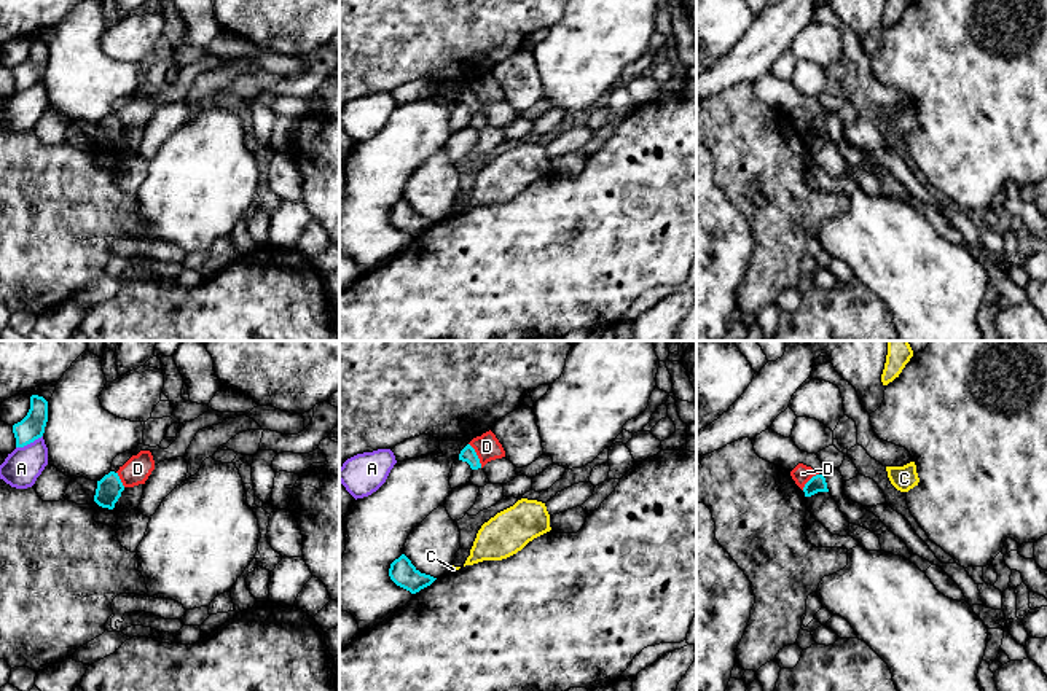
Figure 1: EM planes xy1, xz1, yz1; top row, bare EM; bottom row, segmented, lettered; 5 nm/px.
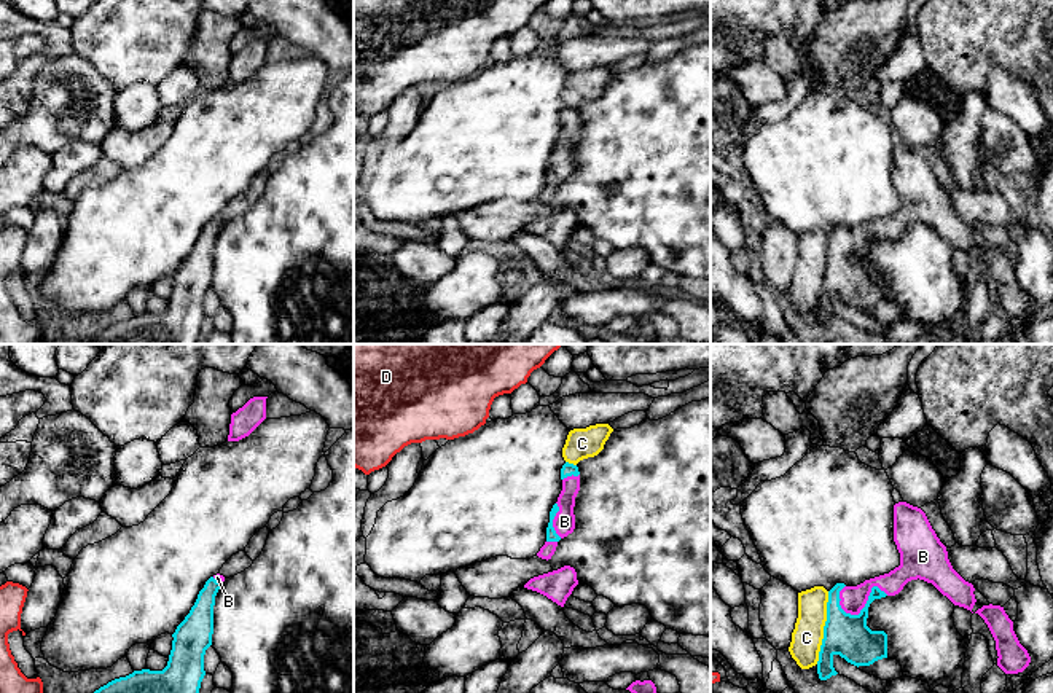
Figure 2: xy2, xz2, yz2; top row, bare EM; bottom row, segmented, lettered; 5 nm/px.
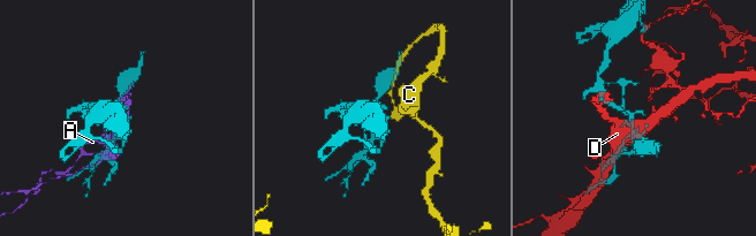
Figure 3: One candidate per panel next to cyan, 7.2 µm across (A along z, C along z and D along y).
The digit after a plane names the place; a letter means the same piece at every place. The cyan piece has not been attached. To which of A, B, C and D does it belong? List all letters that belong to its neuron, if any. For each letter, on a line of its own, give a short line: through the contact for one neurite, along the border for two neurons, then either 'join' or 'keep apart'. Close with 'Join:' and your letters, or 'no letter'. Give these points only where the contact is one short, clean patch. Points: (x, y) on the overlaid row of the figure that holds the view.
A: keep apart
B: yz2 (845, 634), (846, 625), (867, 602), (853, 598) | join
C: keep apart
D: xz1 (469, 443), (482, 467) | keep apart
Join: B

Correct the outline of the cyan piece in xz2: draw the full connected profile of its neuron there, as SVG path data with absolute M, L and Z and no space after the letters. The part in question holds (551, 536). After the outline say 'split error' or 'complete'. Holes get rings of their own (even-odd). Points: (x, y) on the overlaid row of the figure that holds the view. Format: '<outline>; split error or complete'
M566 462L561 468L562 491L558 502L550 511L550 523L546 527L546 542L537 553L542 559L551 559L556 551L558 542L575 529L575 497L580 491L580 472L573 464Z; split error

